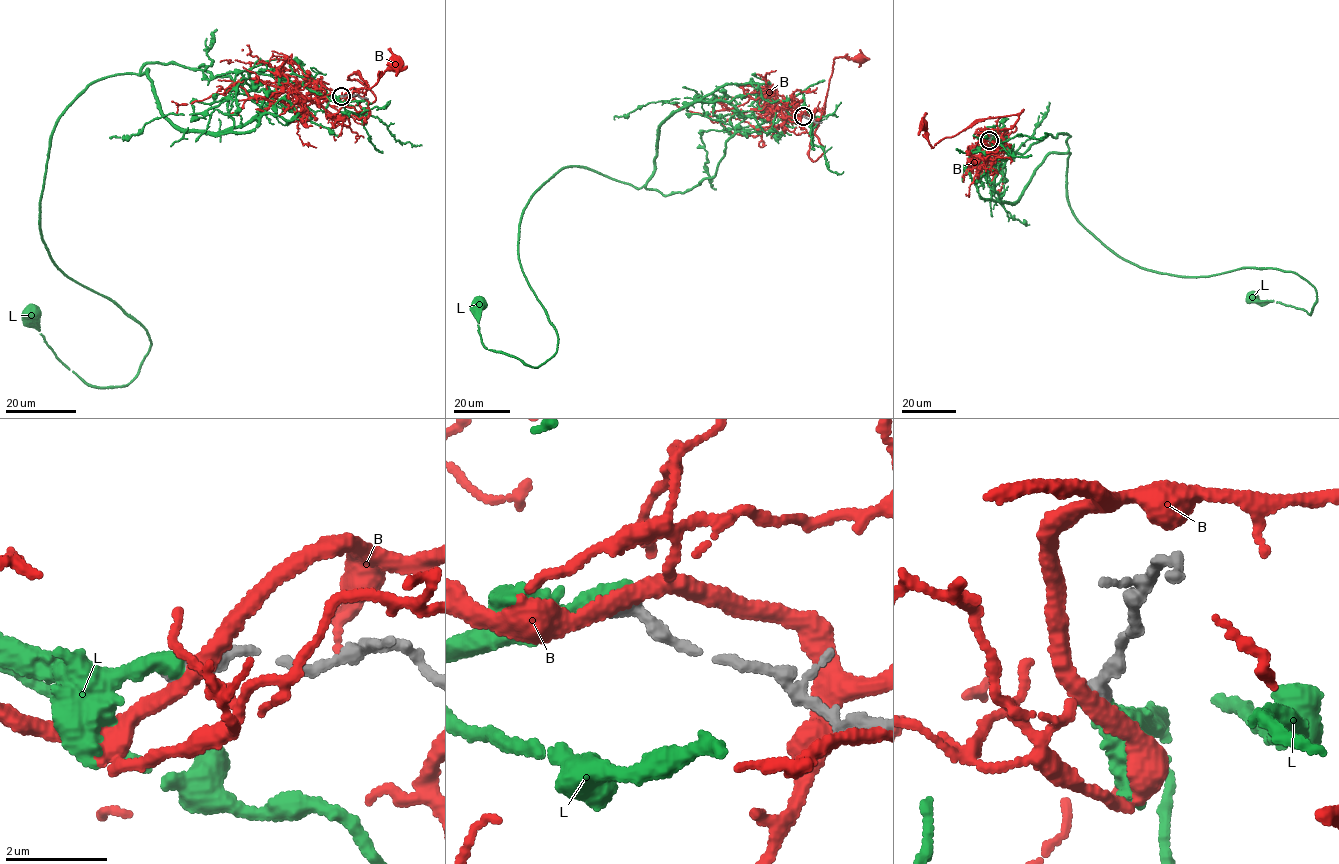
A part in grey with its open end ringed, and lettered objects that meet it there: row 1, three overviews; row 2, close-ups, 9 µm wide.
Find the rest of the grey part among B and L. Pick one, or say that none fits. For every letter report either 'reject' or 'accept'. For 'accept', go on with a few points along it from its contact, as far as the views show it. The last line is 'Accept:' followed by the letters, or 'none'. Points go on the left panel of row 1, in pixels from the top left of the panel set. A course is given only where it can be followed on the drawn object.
B: reject
L: accept; it runs (341, 96), (292, 74), (184, 131), (146, 70), (95, 81), (40, 226), (151, 347), (87, 385), (30, 312)
Accept: L

